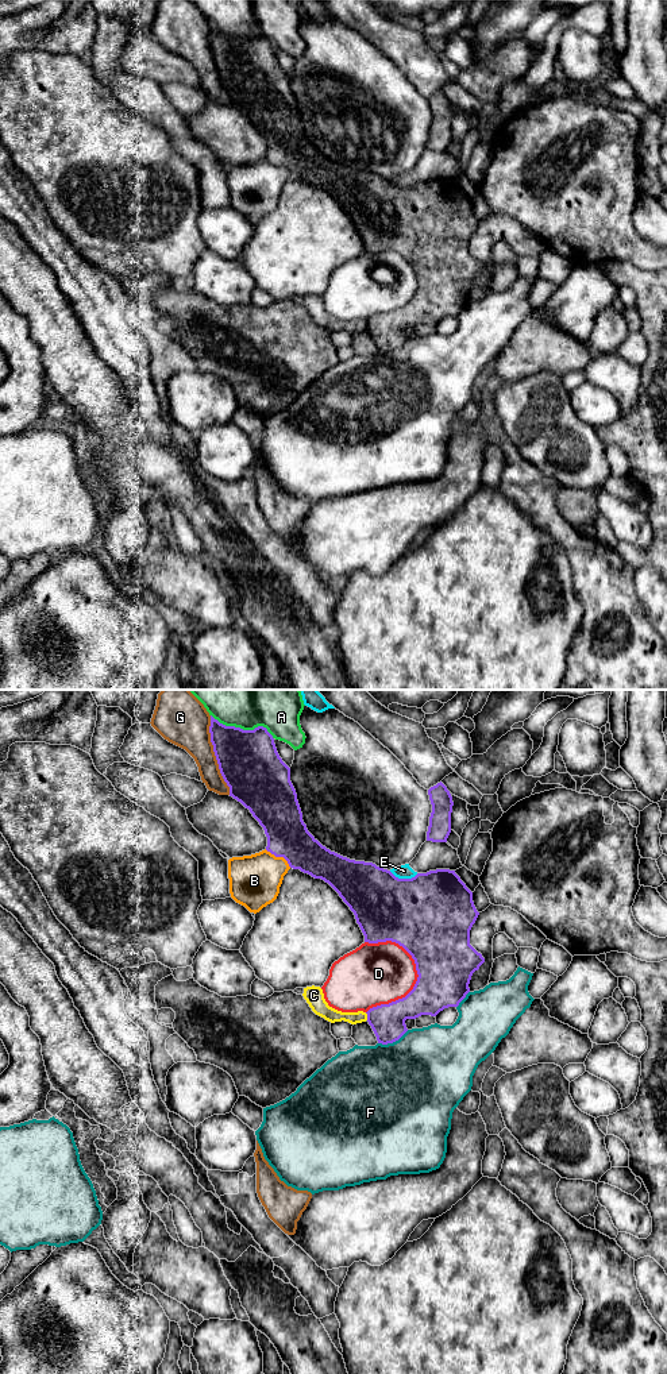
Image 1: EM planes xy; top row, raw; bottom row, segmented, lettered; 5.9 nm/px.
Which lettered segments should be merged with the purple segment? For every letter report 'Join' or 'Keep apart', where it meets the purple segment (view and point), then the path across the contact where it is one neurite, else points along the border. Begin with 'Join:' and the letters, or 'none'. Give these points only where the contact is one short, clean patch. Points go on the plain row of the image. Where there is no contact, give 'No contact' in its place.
Join: none
A: Keep apart. Touches purple at xy (242, 38)
B: Keep apart. Touches purple at xy (278, 165)
C: Keep apart. Touches purple at xy (367, 325). Boundary: xy (365, 321), (367, 328)
D: Keep apart. Touches purple at xy (413, 296)
E: Keep apart. Touches purple at xy (404, 188)
F: Keep apart. Touches purple at xy (393, 350)
G: Keep apart. Touches purple at xy (215, 64)

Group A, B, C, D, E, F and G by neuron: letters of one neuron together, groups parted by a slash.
A / B / C / D / E / F / G

